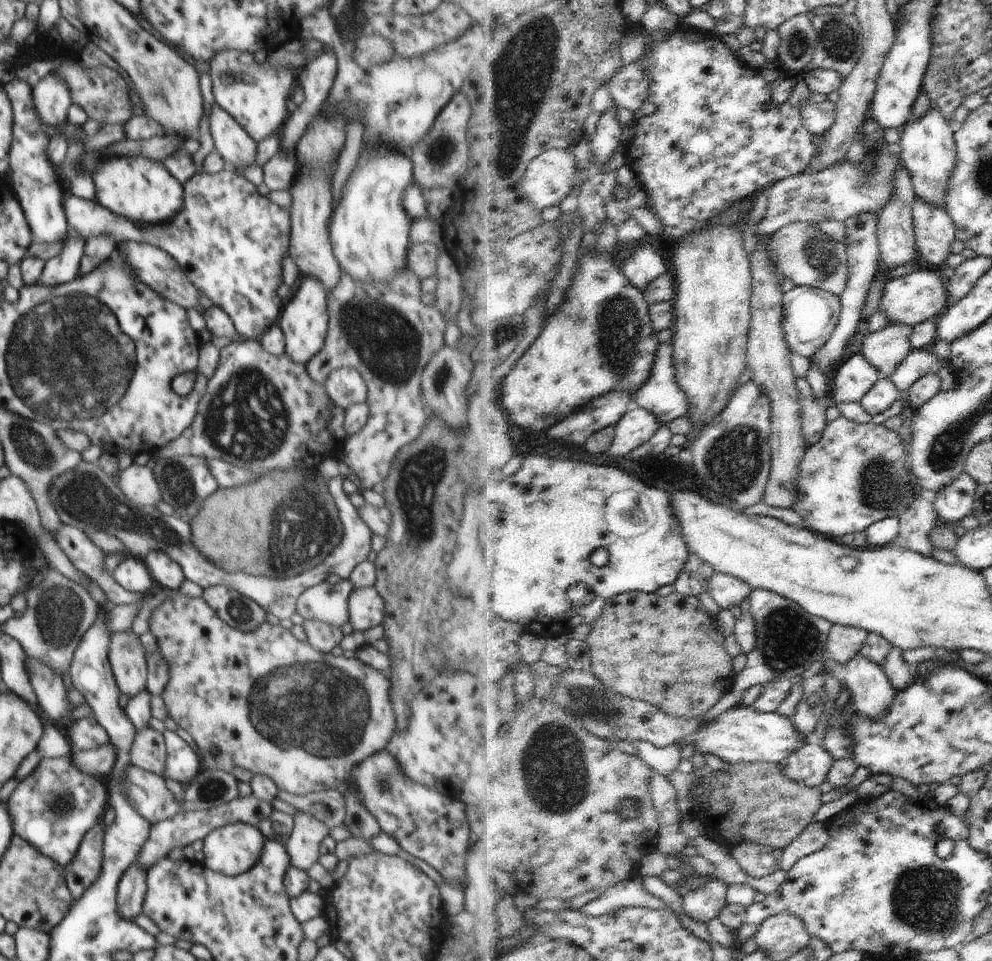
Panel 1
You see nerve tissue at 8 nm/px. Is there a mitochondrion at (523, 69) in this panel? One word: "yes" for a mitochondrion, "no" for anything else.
yes

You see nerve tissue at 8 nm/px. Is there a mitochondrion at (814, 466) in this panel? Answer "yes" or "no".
no

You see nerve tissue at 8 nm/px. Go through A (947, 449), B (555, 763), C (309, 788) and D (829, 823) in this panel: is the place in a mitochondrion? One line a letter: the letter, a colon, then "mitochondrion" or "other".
A: mitochondrion
B: mitochondrion
C: other
D: other

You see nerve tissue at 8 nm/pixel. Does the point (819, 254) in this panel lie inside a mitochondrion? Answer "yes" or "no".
yes

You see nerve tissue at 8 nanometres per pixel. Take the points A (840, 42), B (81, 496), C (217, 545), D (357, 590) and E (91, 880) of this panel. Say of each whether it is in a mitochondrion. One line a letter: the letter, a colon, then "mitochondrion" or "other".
A: mitochondrion
B: mitochondrion
C: other
D: other
E: other

